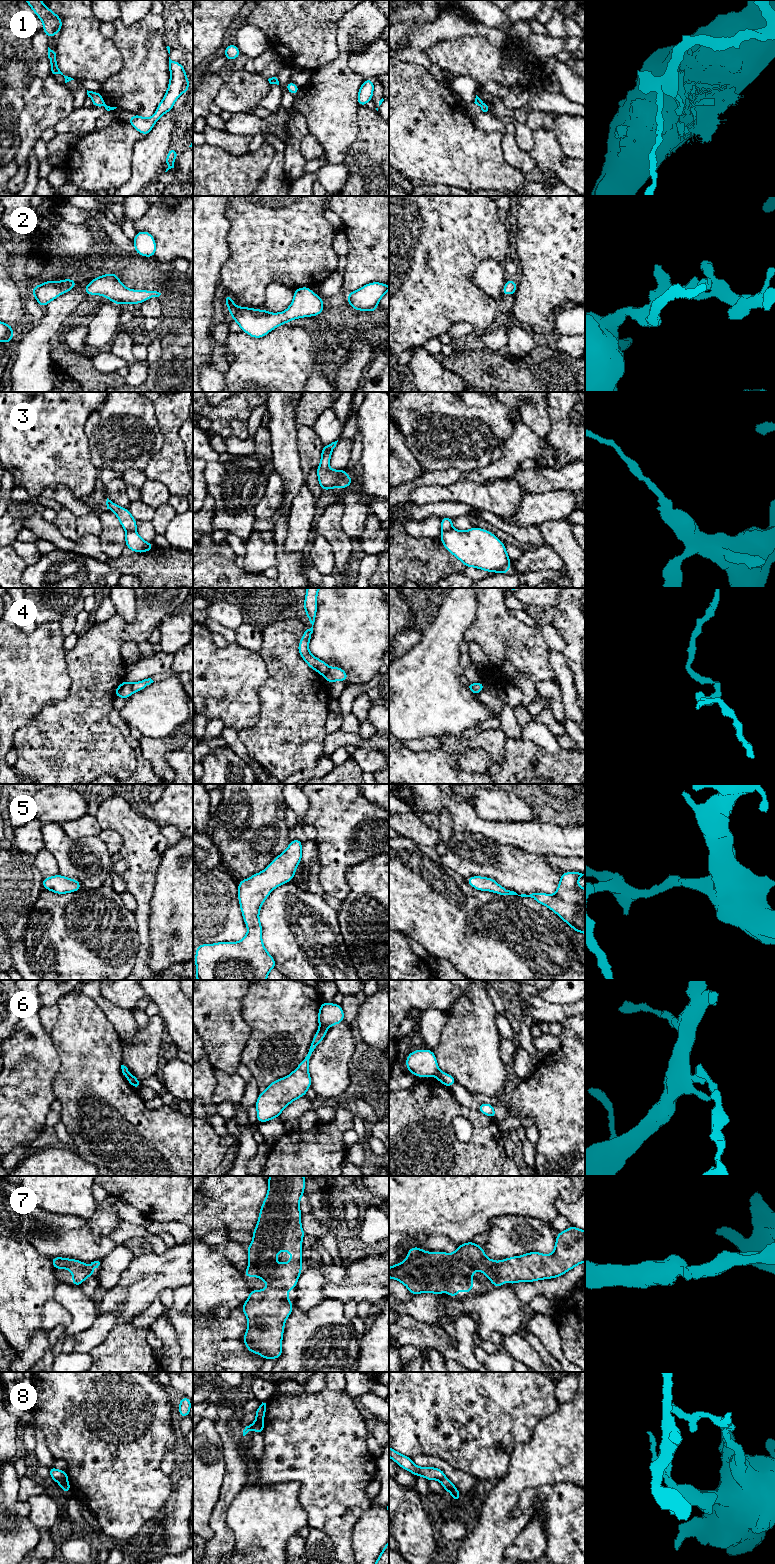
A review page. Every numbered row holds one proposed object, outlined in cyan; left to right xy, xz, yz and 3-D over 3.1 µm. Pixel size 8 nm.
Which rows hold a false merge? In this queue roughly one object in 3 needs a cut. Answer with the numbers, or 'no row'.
3, 6, 8

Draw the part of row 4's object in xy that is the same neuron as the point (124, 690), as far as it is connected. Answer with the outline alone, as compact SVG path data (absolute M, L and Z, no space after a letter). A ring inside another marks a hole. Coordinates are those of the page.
M151 678L144 679L135 683L130 683L127 680L124 680L122 684L115 689L115 697L128 699L133 692L142 691L145 687L153 682L154 681Z

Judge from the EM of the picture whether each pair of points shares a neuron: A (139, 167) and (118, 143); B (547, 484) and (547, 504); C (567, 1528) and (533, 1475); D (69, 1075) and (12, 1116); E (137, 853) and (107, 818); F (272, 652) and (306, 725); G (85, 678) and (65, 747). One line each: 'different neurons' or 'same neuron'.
A: different neurons
B: different neurons
C: different neurons
D: different neurons
E: same neuron
F: same neuron
G: same neuron

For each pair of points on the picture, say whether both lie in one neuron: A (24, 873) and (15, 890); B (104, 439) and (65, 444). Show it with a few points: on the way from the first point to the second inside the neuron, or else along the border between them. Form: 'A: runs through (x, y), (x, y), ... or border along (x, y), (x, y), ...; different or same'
A: runs through (23, 877), (23, 882), (19, 886); same
B: border along (87, 417), (85, 432), (89, 458), (93, 464); different

